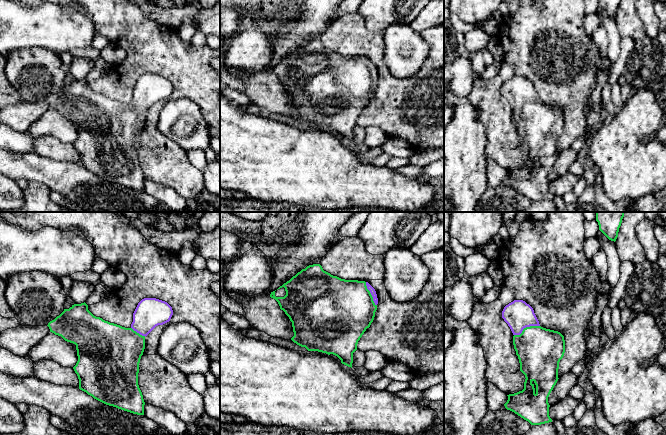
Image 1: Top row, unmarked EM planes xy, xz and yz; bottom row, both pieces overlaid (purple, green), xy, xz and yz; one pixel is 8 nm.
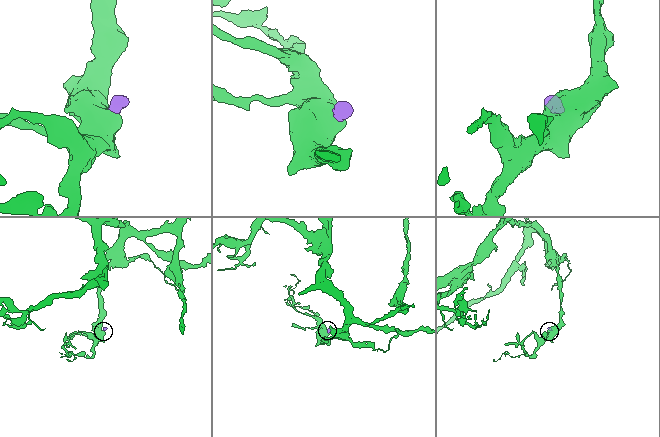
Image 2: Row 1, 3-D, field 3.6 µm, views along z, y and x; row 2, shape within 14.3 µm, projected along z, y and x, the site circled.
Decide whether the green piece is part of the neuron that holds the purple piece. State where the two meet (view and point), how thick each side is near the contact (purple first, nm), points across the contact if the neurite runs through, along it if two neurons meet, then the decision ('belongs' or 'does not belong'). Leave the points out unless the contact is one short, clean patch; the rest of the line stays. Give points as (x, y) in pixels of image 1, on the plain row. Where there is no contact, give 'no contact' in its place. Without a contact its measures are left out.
meets purple in yz at (526, 102); 220 nm thick on the purple side, 360 nm on the other; runs through yz (518, 90), (526, 102), (531, 118), (539, 126); belongs

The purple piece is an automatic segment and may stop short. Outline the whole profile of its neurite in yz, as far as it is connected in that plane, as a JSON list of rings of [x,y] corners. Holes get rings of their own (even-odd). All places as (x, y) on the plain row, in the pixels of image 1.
[[[514,76],[506,81],[502,87],[502,94],[514,111],[513,121],[519,135],[520,147],[526,154],[524,165],[507,171],[508,176],[504,182],[531,201],[552,198],[548,173],[559,155],[559,138],[565,129],[564,112],[558,107],[541,103],[533,84],[523,76]]]

